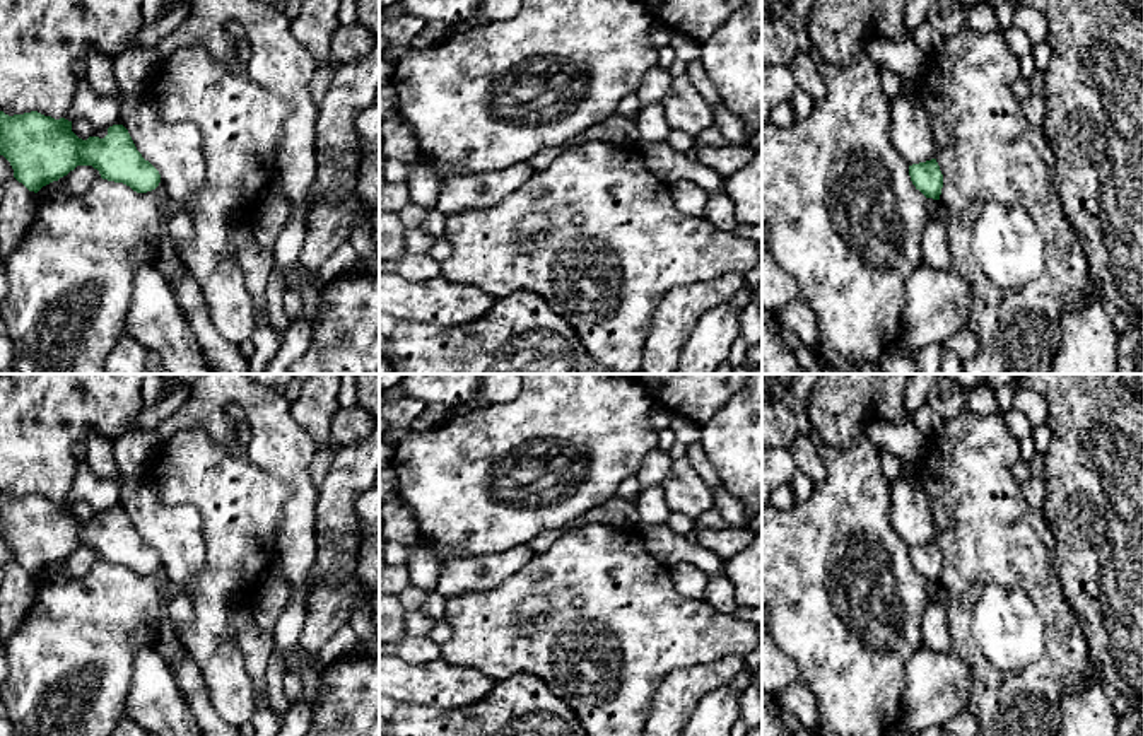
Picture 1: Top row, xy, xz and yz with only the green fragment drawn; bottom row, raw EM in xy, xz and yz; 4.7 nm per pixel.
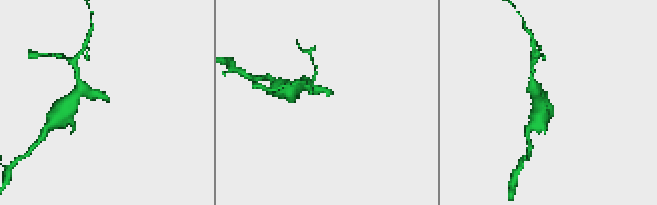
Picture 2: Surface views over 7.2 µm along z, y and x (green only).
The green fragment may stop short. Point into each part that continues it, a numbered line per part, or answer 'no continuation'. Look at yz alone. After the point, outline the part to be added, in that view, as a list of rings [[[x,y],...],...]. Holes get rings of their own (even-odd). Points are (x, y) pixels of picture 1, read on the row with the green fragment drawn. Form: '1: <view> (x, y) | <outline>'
no continuation

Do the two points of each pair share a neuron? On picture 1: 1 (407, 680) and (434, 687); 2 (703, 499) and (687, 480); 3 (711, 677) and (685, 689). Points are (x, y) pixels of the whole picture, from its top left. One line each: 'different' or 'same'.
1: same
2: same
3: same

